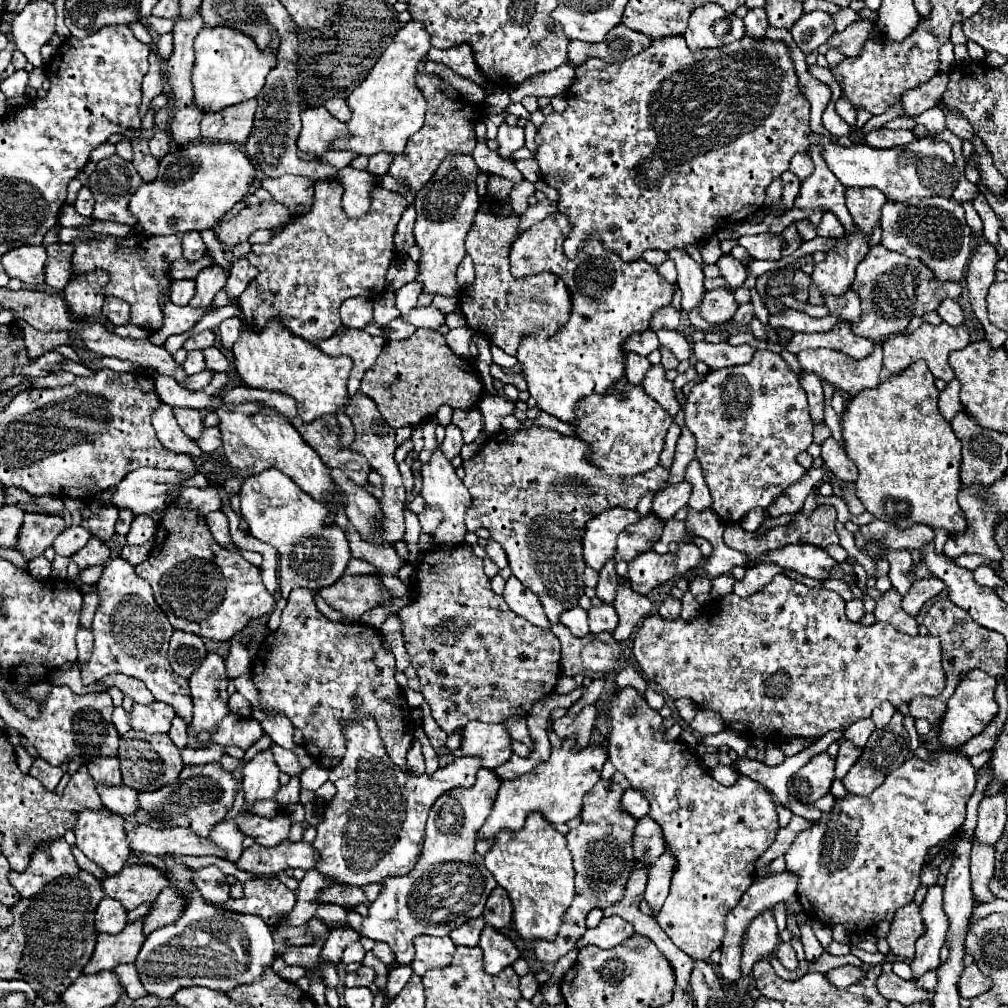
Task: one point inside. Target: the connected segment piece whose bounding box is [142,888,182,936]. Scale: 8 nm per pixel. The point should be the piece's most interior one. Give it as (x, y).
(165, 909)

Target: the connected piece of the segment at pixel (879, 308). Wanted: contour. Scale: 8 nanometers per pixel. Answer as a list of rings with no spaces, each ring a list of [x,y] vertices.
[[[878,244],[858,264],[852,290],[862,300],[862,318],[860,322],[852,324],[852,332],[858,336],[866,336],[876,342],[882,342],[890,334],[902,332],[912,318],[922,316],[926,312],[936,312],[944,298],[950,296],[956,300],[964,288],[962,288],[962,282],[942,284],[942,282],[936,282],[934,278],[928,280],[928,268],[922,262],[902,256],[898,252],[890,252]]]

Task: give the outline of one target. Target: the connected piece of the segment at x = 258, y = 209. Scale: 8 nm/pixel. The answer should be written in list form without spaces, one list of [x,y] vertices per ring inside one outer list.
[[[260,202],[258,206],[246,206],[230,222],[218,222],[214,232],[226,246],[246,242],[258,228],[282,228],[290,220],[290,210],[282,202]]]

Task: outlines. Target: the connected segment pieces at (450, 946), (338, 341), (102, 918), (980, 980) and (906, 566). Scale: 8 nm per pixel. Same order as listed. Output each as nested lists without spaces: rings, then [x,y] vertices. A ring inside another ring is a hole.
[[[420,936],[414,938],[416,956],[410,964],[416,976],[424,976],[424,972],[432,968],[442,968],[452,962],[452,954],[456,950],[454,942],[448,936],[436,938],[436,936]]]
[[[348,330],[346,334],[334,334],[318,344],[318,348],[328,356],[350,356],[354,360],[354,370],[348,382],[348,394],[356,394],[364,372],[374,366],[378,354],[386,340],[382,336],[370,336],[364,330]]]
[[[104,898],[94,916],[94,928],[98,932],[106,934],[118,934],[126,926],[126,910],[122,910],[122,904],[114,902],[112,898]]]
[[[972,964],[968,968],[964,968],[960,980],[958,980],[958,990],[960,990],[960,996],[964,998],[974,998],[982,992],[986,992],[992,984],[988,982],[990,978],[982,976],[982,972]]]
[[[890,550],[890,554],[886,554],[886,560],[890,562],[888,576],[892,580],[892,588],[904,596],[912,586],[912,580],[910,580],[912,556],[908,550]]]

